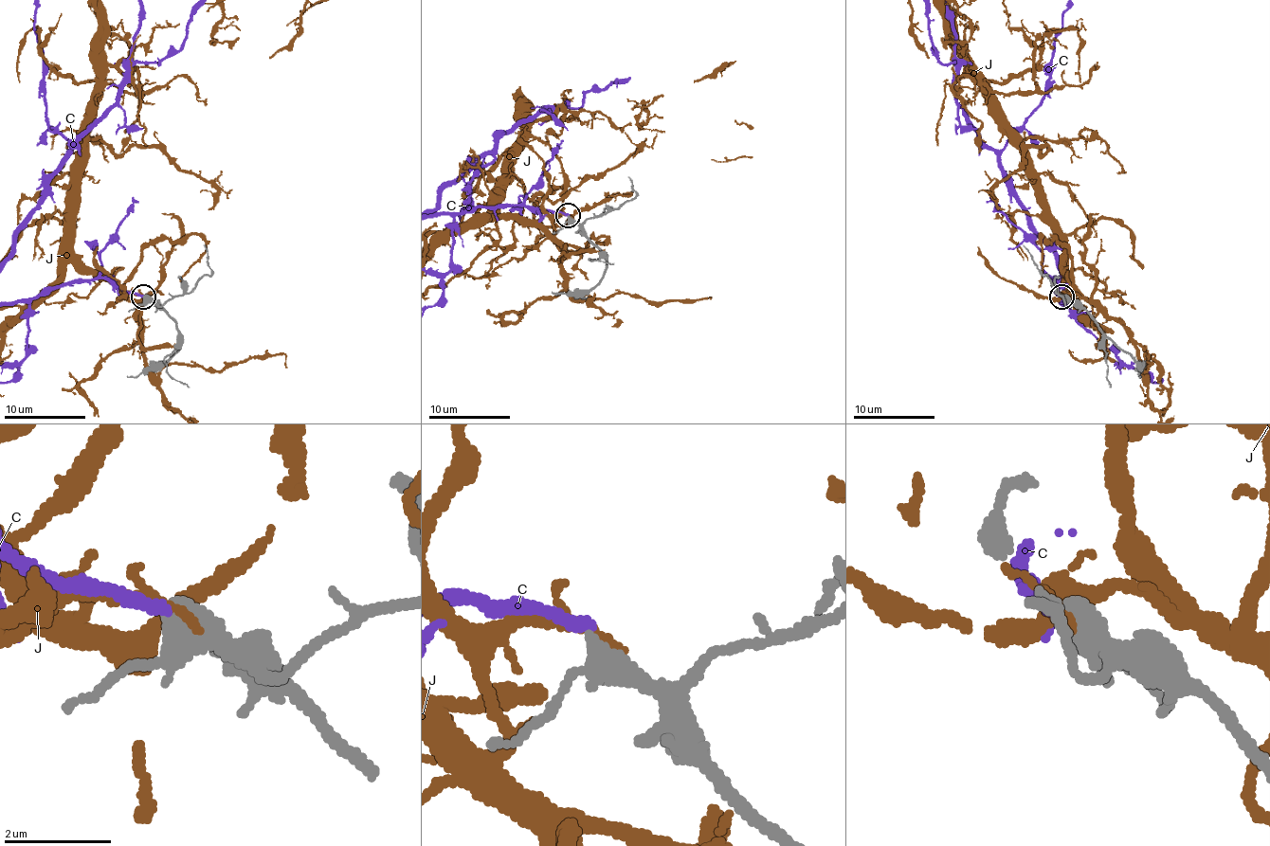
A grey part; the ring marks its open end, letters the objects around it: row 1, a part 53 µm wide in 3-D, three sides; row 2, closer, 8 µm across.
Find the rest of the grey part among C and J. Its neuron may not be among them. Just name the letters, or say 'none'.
C

